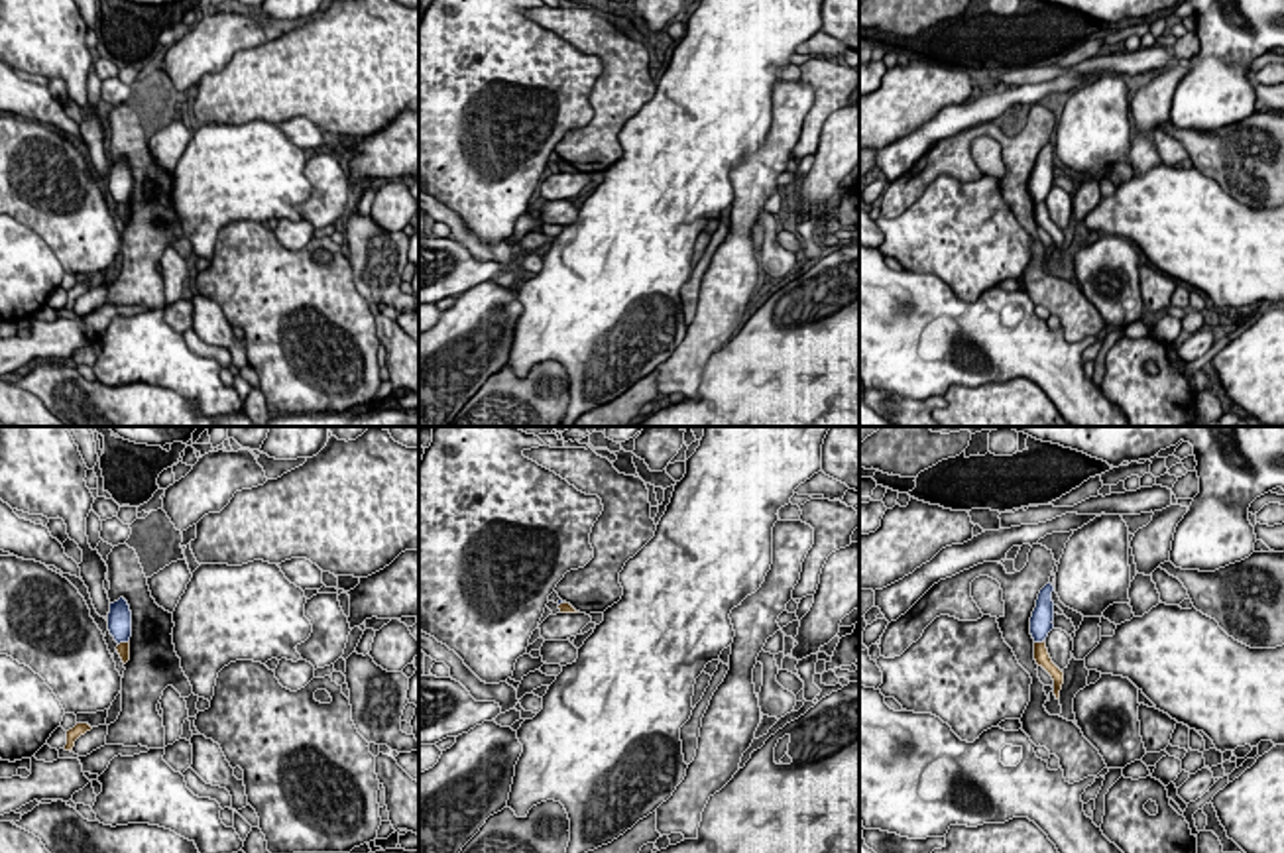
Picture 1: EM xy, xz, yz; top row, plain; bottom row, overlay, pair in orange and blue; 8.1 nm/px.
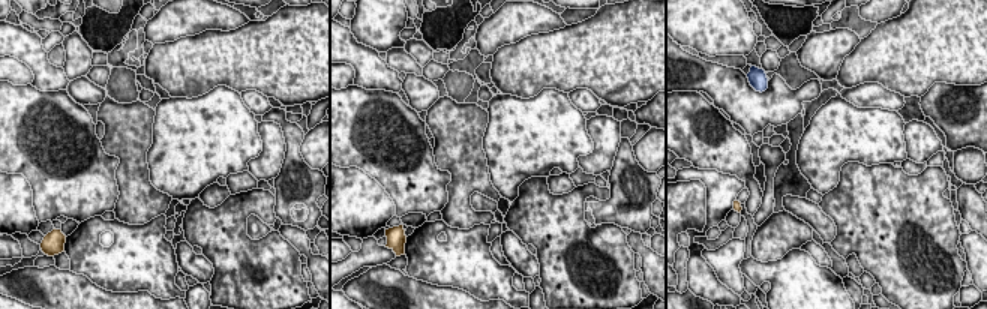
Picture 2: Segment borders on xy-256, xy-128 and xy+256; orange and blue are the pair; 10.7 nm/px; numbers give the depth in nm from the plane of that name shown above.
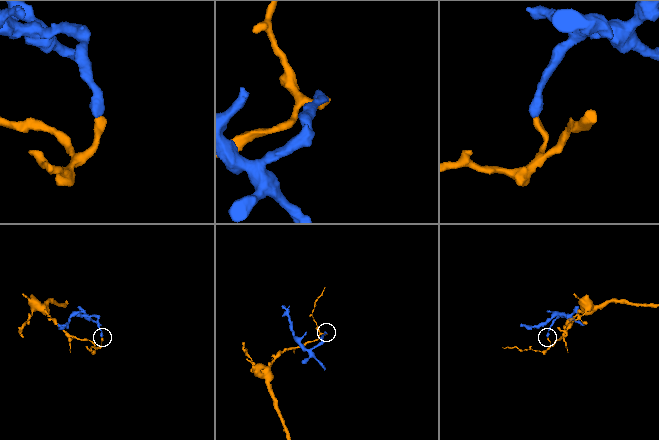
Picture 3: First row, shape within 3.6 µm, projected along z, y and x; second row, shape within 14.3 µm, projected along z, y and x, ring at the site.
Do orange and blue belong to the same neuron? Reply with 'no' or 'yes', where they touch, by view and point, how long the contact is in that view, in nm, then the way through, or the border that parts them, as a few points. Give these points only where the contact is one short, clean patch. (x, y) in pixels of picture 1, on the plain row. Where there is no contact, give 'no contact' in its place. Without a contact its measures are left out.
no | yz (1039, 203) | 90 nm | along yz (1043, 199), (1035, 203)

